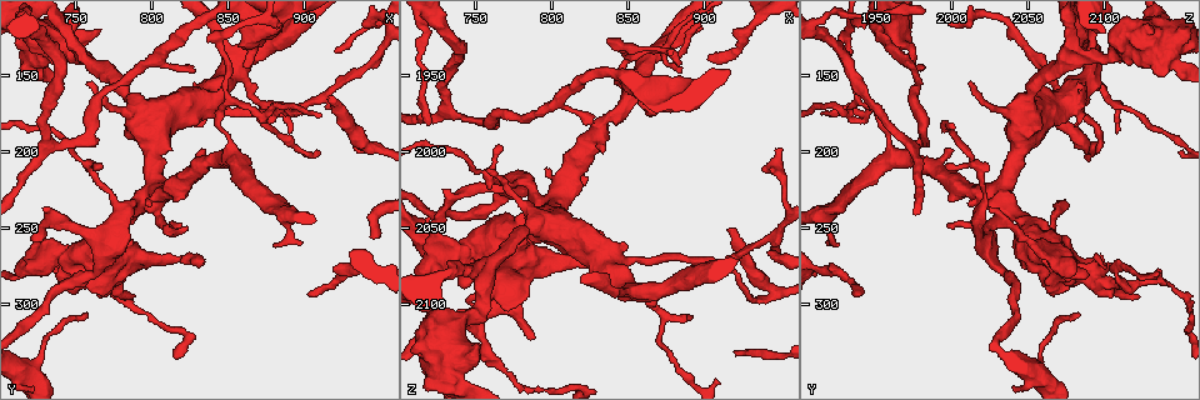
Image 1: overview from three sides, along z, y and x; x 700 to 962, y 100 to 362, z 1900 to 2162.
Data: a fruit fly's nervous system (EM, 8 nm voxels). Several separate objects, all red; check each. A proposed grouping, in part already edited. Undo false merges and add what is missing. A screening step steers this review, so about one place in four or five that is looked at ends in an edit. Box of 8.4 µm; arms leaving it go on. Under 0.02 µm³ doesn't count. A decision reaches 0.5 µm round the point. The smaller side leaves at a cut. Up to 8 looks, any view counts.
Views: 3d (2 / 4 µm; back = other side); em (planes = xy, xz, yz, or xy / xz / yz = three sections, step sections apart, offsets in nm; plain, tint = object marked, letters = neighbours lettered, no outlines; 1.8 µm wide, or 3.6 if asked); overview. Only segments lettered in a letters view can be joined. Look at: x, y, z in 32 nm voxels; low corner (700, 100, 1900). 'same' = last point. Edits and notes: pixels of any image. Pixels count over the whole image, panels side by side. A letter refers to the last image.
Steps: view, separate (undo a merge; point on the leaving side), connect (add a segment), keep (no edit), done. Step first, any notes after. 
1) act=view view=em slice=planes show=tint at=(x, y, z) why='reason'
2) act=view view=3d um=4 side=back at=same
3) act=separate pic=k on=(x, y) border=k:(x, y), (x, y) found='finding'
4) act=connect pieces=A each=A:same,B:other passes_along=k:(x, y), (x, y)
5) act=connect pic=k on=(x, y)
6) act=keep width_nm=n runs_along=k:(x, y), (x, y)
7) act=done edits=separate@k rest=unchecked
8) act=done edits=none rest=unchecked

act=view view=3d um=4 at=(832, 168, 2074) why='abrupt turn'

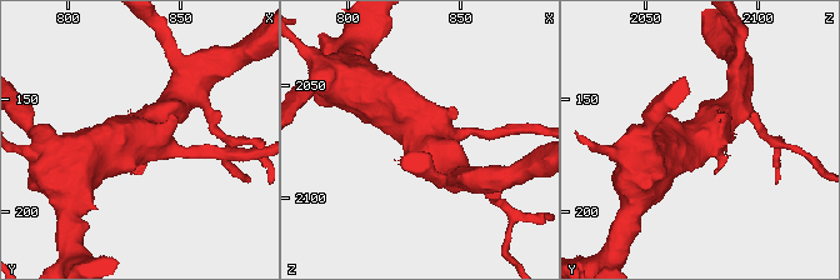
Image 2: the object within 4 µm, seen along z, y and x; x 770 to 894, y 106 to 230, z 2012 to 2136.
act=view view=em slice=planes show=plain at=(832, 166, 2075) arms=3 arm_widths_nm=180,420,600

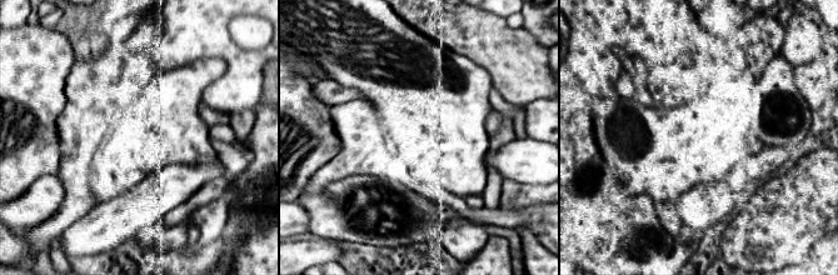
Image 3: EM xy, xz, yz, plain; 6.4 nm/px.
act=view view=em slice=planes show=letters at=same

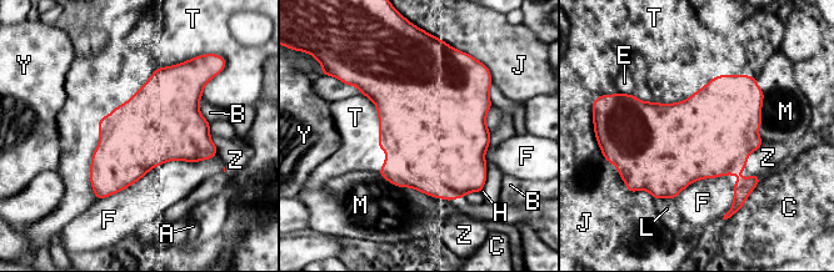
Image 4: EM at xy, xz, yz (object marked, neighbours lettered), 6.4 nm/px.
act=keep longest_contact=T:1050nm each=A:other,B:other,C:other,E:other,F:other,H:other,J:other,L:other,M:other,T:other,Y:other,Z:other border=4:(188, 60), (99, 120), (96, 199) found='one cell here'

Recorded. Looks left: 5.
act=view view=em slice=yz step=4 show=tint at=(774, 252, 2054) why='a fork'

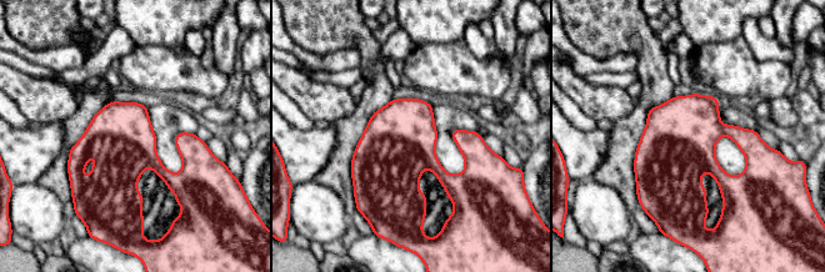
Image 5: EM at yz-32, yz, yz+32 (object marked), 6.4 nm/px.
act=view view=em slice=planes show=letters at=same why='cut it another way'

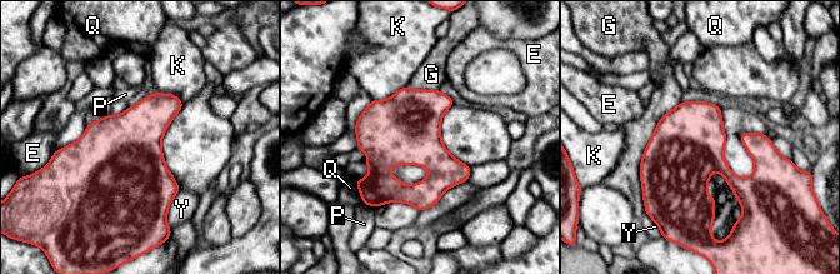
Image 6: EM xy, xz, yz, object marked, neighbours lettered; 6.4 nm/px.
act=keep width_nm=460 each=E:other,G:other,K:other,P:other,Q:other,Y:other border=6:(681, 101), (643, 154), (644, 207) found='one cell here'

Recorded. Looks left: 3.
act=view view=em um=3.6 slice=yz step=16 show=tint at=(902, 292, 1938) why='end of a long branch'

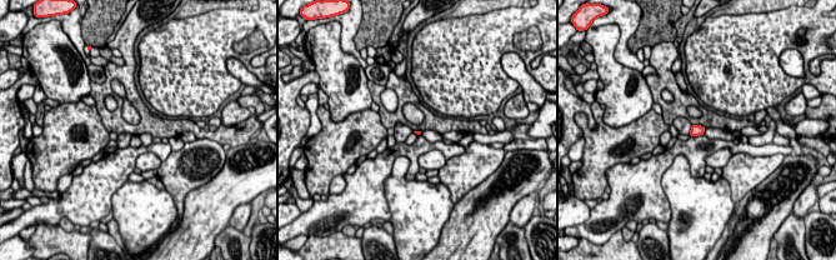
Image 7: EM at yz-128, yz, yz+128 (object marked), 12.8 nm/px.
act=view view=em um=3.6 slice=planes show=letters at=same why='another direction'

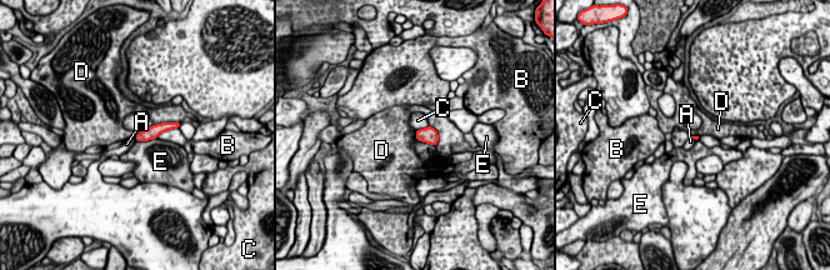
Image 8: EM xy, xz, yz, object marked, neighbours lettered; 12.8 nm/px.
act=keep each=A:other,B:other,C:other,D:other,E:other border=8:(176, 121), (153, 124), (134, 136) found='none of them fits'

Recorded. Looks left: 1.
act=done edits=none rest=unchecked

